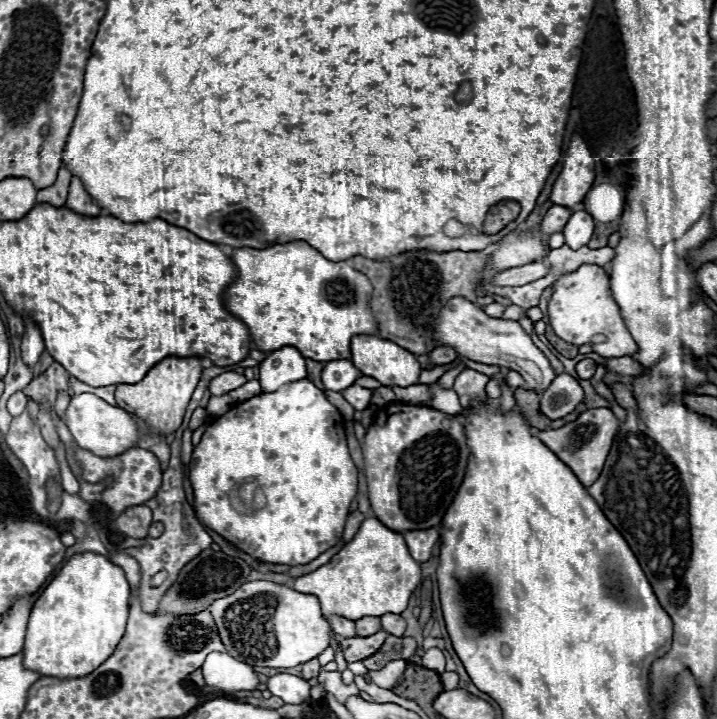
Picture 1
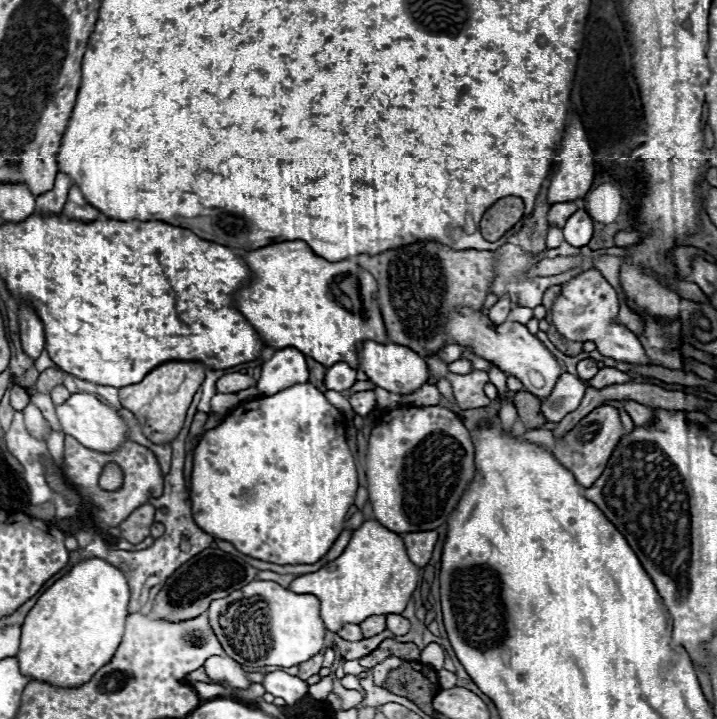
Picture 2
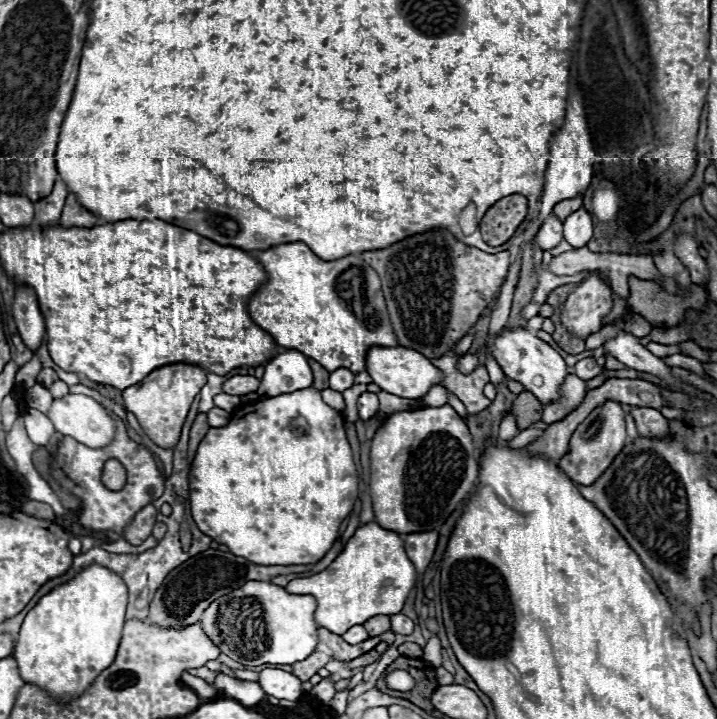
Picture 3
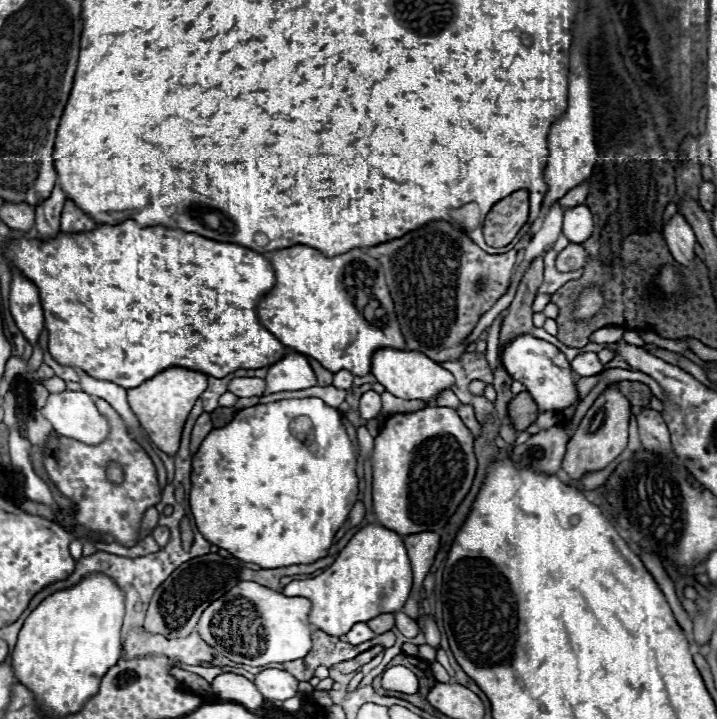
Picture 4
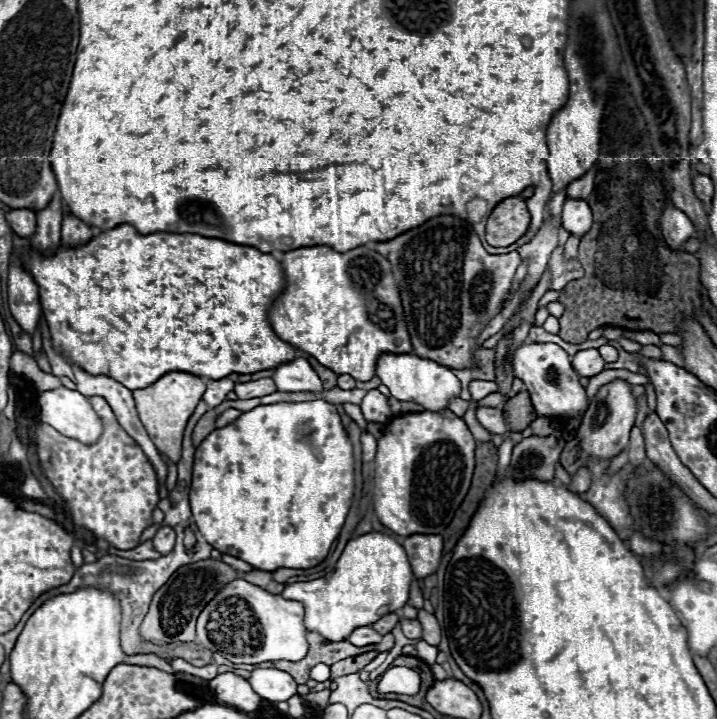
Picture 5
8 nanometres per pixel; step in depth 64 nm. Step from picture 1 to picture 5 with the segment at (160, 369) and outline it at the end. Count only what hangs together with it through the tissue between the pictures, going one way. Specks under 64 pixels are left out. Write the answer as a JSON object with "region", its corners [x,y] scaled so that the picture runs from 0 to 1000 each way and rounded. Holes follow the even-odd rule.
{"region":[[[234,517],[226,526],[220,526],[215,534],[195,540],[195,542],[184,542],[184,554],[190,562],[192,579],[201,595],[206,598],[206,606],[218,618],[220,629],[232,631],[240,643],[251,640],[257,592],[285,545],[287,545],[287,529],[279,523],[262,520],[262,517]]]}

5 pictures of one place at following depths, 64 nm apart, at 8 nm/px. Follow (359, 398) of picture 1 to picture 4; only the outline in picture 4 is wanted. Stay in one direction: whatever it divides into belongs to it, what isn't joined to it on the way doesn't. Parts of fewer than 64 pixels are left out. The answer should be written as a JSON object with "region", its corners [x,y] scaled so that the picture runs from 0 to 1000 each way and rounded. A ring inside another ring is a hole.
{"region":[[[508,545],[505,554],[502,554],[502,579],[508,584],[519,584],[524,579],[530,579],[533,573],[533,556],[530,556],[530,548],[524,545]]]}

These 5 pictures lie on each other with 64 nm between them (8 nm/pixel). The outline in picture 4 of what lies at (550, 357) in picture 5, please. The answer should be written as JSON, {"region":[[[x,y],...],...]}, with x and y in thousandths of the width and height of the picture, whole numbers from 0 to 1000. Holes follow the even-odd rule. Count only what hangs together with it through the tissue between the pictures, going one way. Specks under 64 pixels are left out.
{"region":[[[742,465],[720,467],[700,481],[697,501],[700,501],[700,509],[706,512],[706,517],[714,523],[714,529],[722,529],[736,540],[736,545],[742,548],[742,554],[748,556],[748,562],[753,565],[756,573],[787,570],[795,562],[806,559],[806,542],[801,537],[803,520],[798,517],[798,523],[795,523],[798,512],[795,512],[789,495],[767,476],[750,473]]]}

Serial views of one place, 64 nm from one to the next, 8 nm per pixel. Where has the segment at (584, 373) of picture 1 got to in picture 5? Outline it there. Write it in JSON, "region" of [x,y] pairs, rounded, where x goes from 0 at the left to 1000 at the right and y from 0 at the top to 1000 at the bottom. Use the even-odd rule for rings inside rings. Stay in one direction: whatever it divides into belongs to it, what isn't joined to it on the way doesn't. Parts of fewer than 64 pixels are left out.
{"region":[[[820,484],[820,487],[809,487],[798,495],[798,509],[801,515],[809,520],[809,523],[817,523],[817,526],[826,526],[831,520],[837,520],[842,515],[842,501],[840,495],[834,492],[831,484]]]}

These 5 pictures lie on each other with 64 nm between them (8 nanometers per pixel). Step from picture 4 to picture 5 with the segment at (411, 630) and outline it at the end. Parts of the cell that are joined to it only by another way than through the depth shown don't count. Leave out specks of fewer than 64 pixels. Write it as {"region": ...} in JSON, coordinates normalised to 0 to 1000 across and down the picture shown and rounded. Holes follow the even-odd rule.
{"region":[[[558,860],[558,871],[566,887],[589,887],[589,871],[583,862],[569,862],[569,860]]]}

